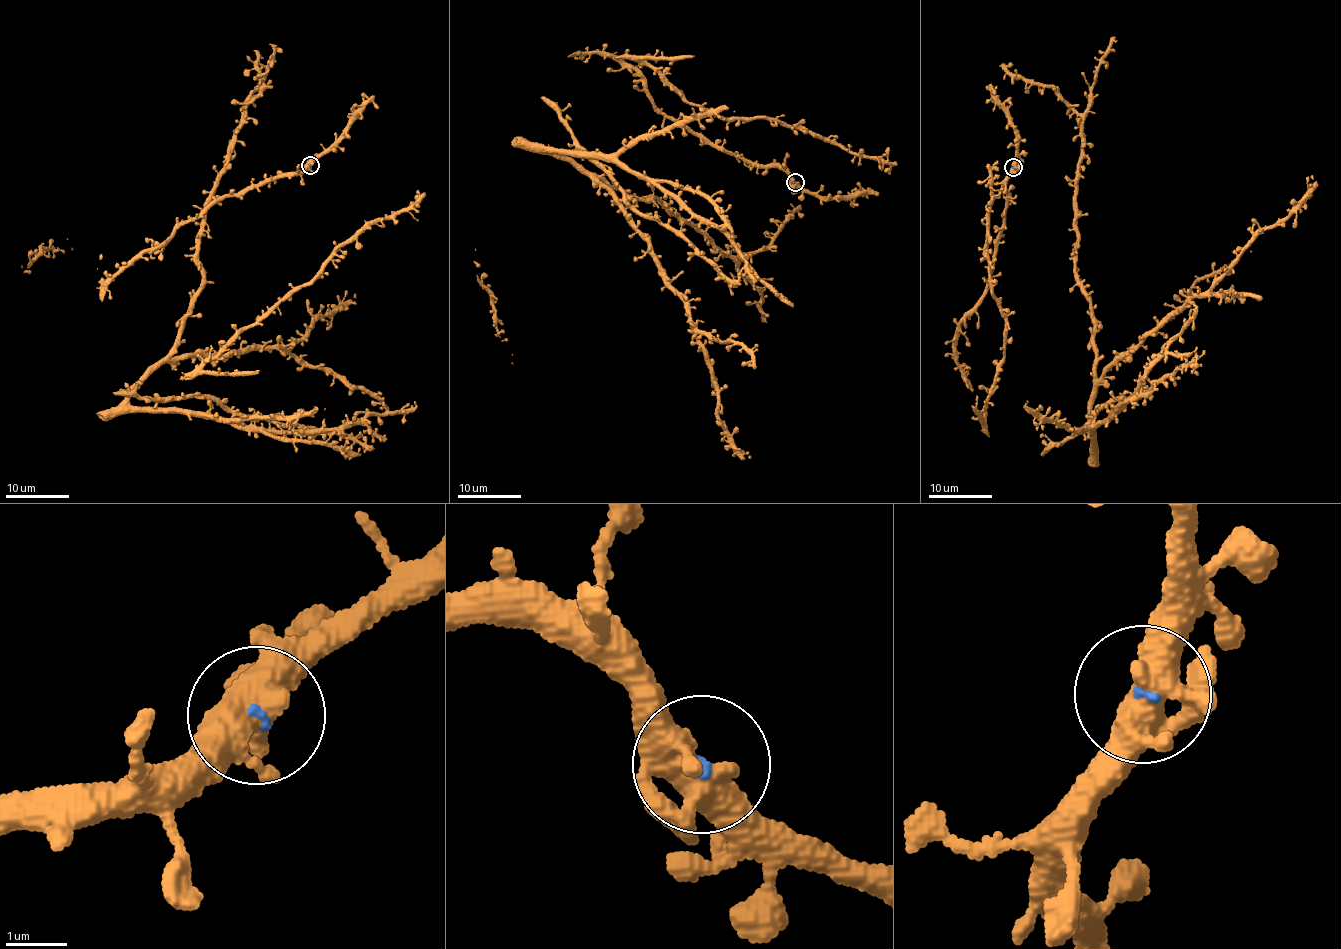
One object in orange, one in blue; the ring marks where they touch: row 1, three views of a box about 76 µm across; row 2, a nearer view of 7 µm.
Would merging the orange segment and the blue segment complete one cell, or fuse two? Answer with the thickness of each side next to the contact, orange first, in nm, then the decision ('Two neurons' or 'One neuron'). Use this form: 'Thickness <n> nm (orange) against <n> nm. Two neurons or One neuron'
Thickness 480 nm (orange) against 70 nm. One neuron

